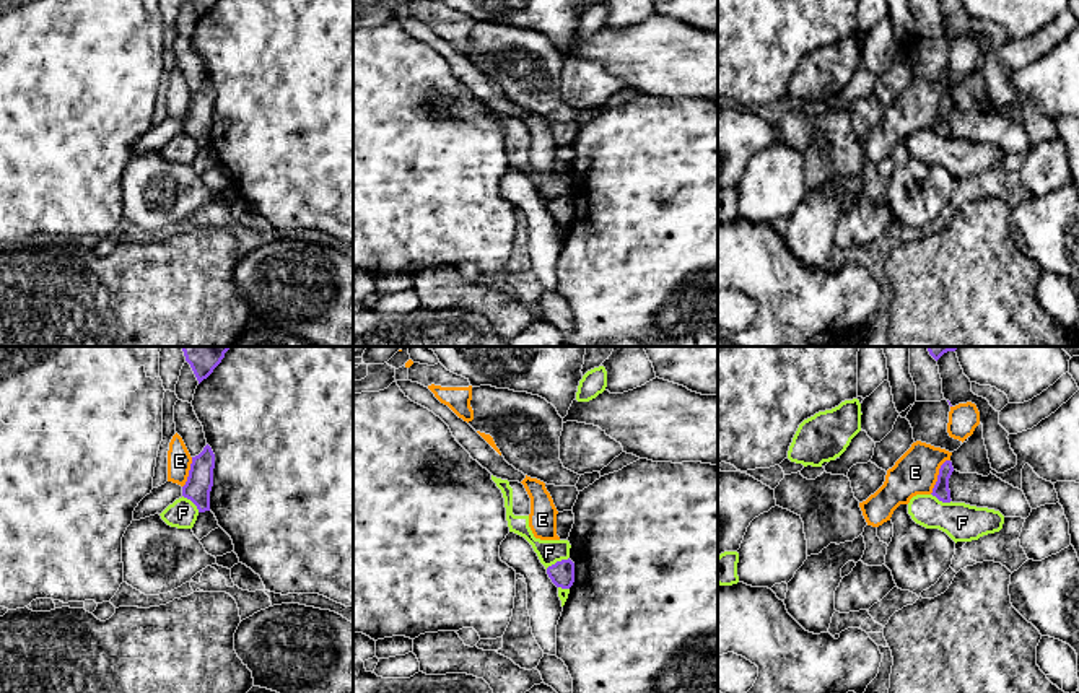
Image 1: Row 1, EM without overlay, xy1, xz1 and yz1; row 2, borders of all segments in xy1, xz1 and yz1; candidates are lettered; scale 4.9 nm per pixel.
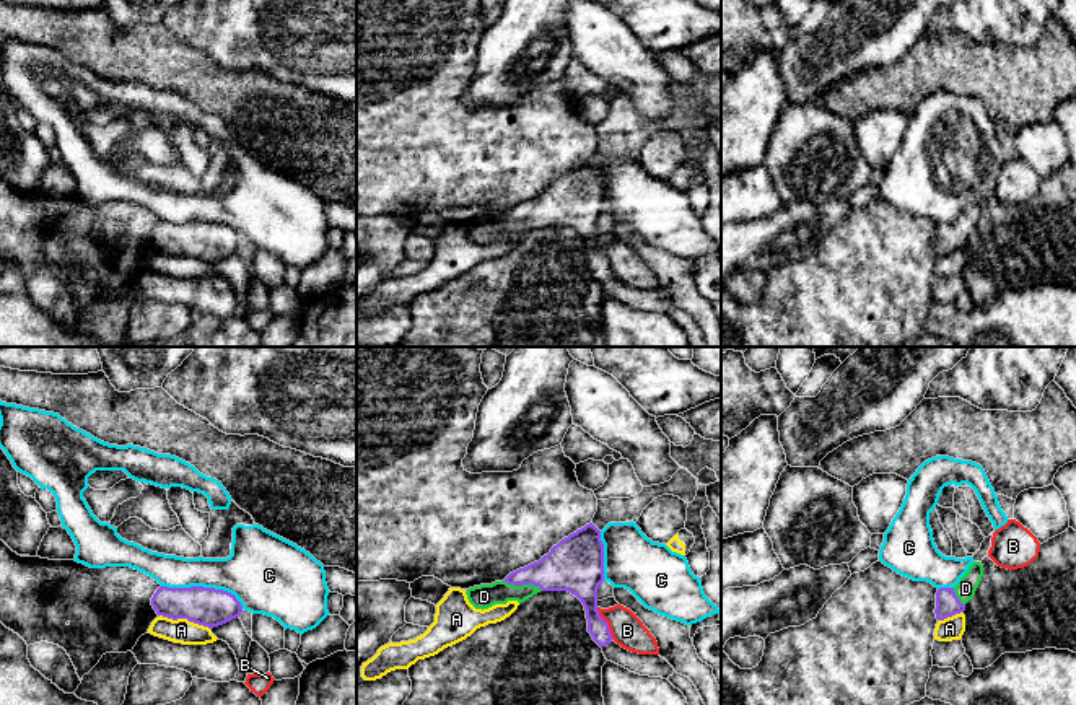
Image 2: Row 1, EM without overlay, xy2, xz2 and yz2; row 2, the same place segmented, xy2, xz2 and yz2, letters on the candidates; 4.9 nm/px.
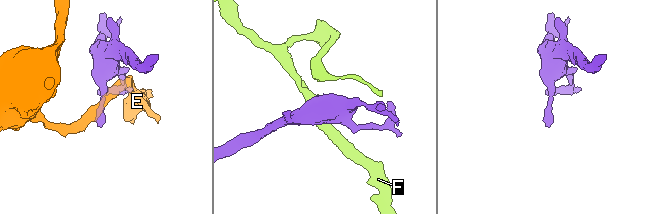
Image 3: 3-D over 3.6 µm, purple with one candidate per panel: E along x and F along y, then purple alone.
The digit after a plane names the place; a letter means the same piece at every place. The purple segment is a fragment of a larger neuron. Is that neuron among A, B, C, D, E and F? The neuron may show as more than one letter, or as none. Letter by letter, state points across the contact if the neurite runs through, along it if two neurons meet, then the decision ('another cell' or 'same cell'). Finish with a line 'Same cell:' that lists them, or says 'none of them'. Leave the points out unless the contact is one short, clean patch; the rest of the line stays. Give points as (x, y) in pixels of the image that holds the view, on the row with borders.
A: another cell
B: along xz2 (596, 608), (614, 639) | another cell
C: another cell
D: across xz2 (570, 565), (523, 583), (484, 596) | same cell
E: another cell
F: along xz1 (568, 557), (546, 568) | another cell
Same cell: D

